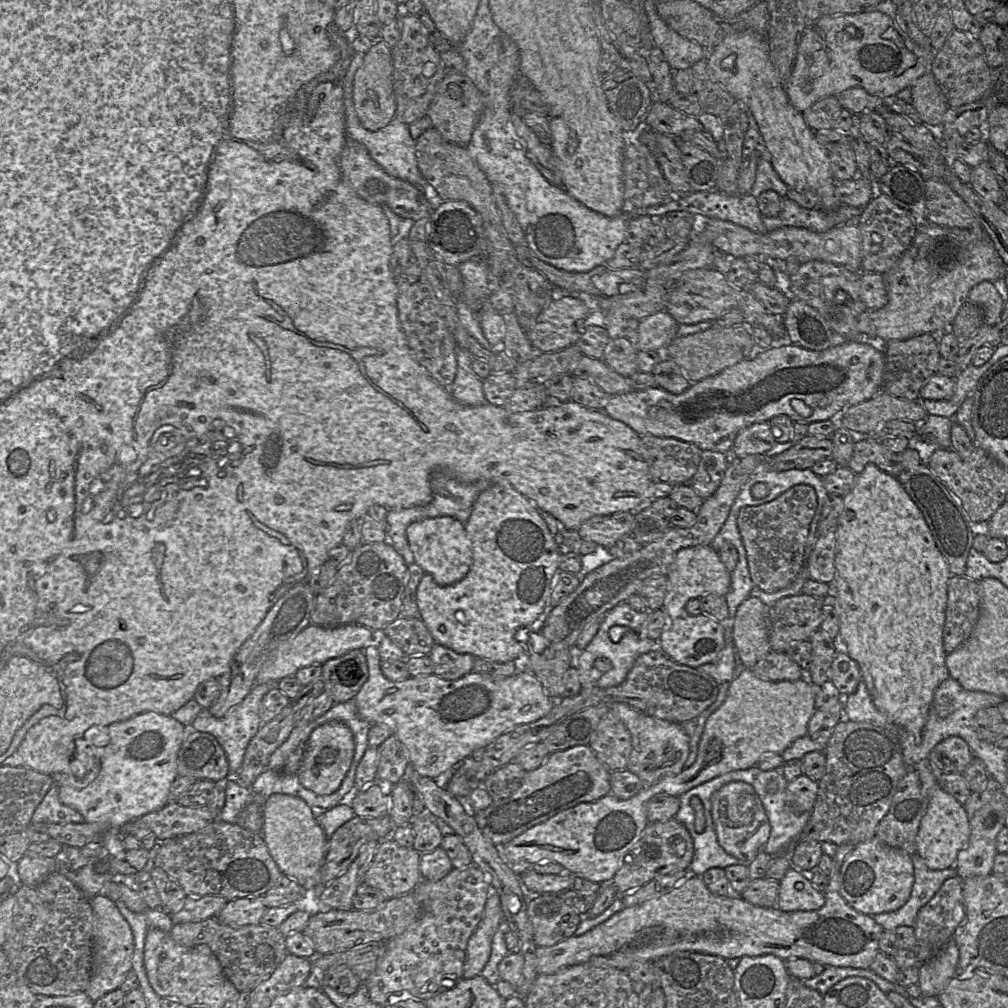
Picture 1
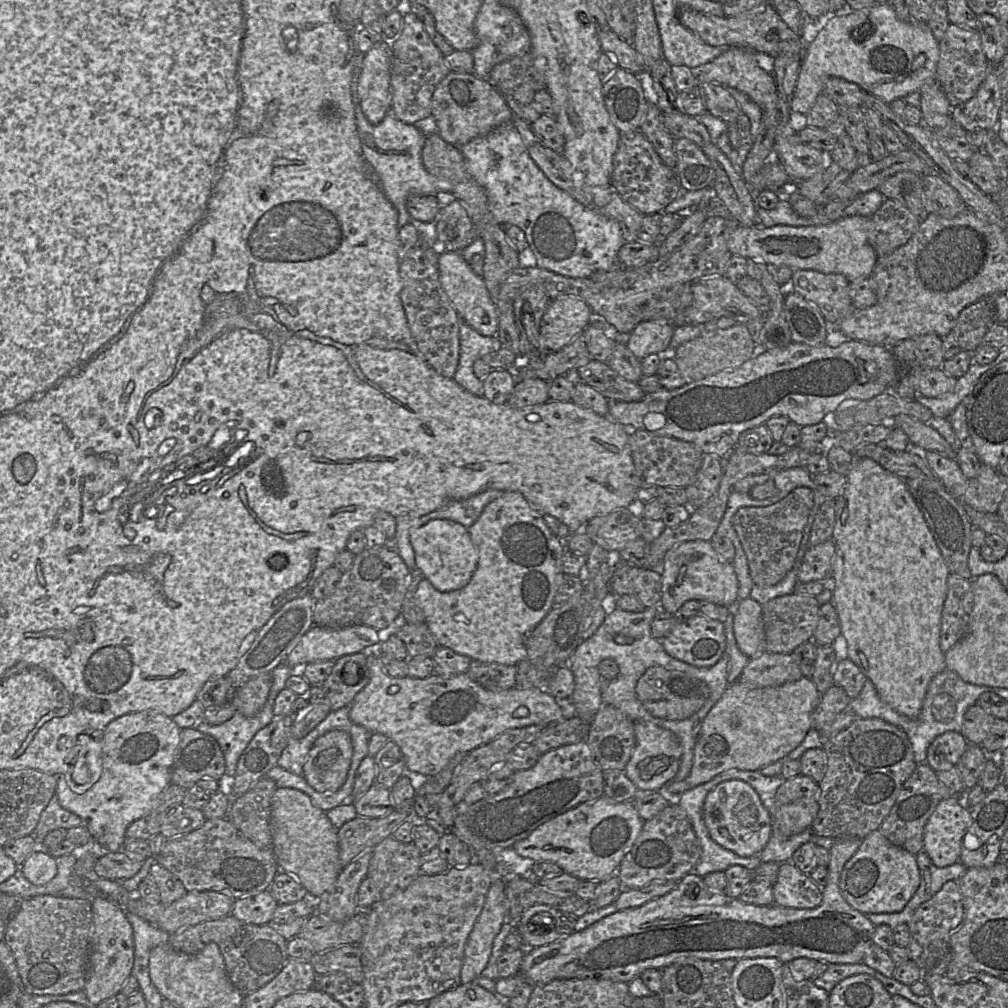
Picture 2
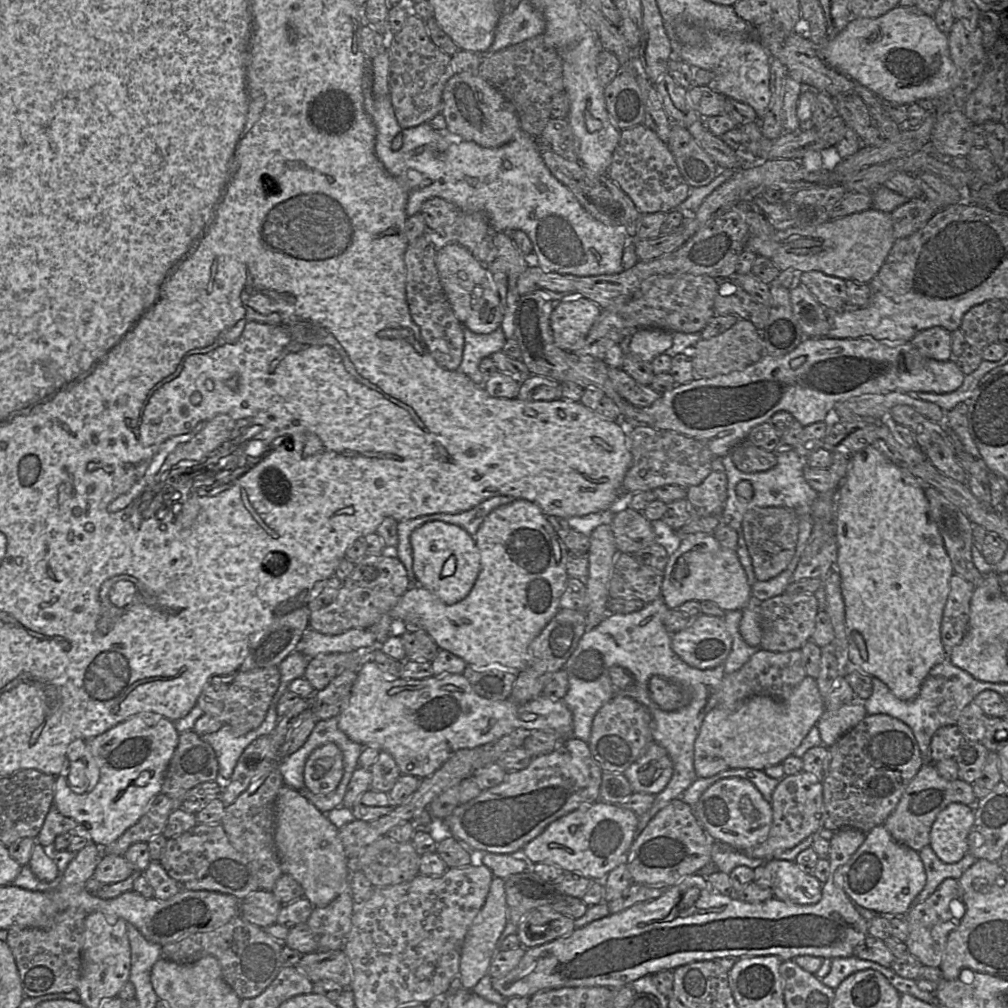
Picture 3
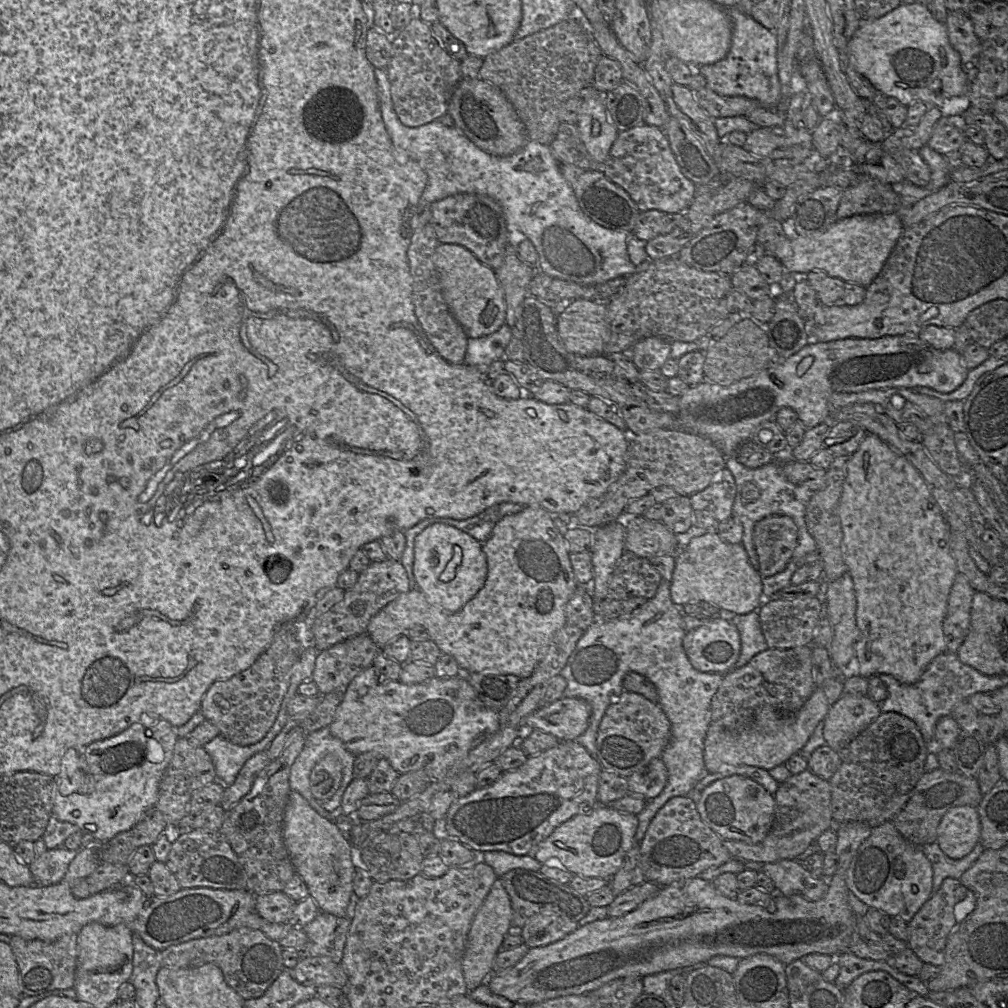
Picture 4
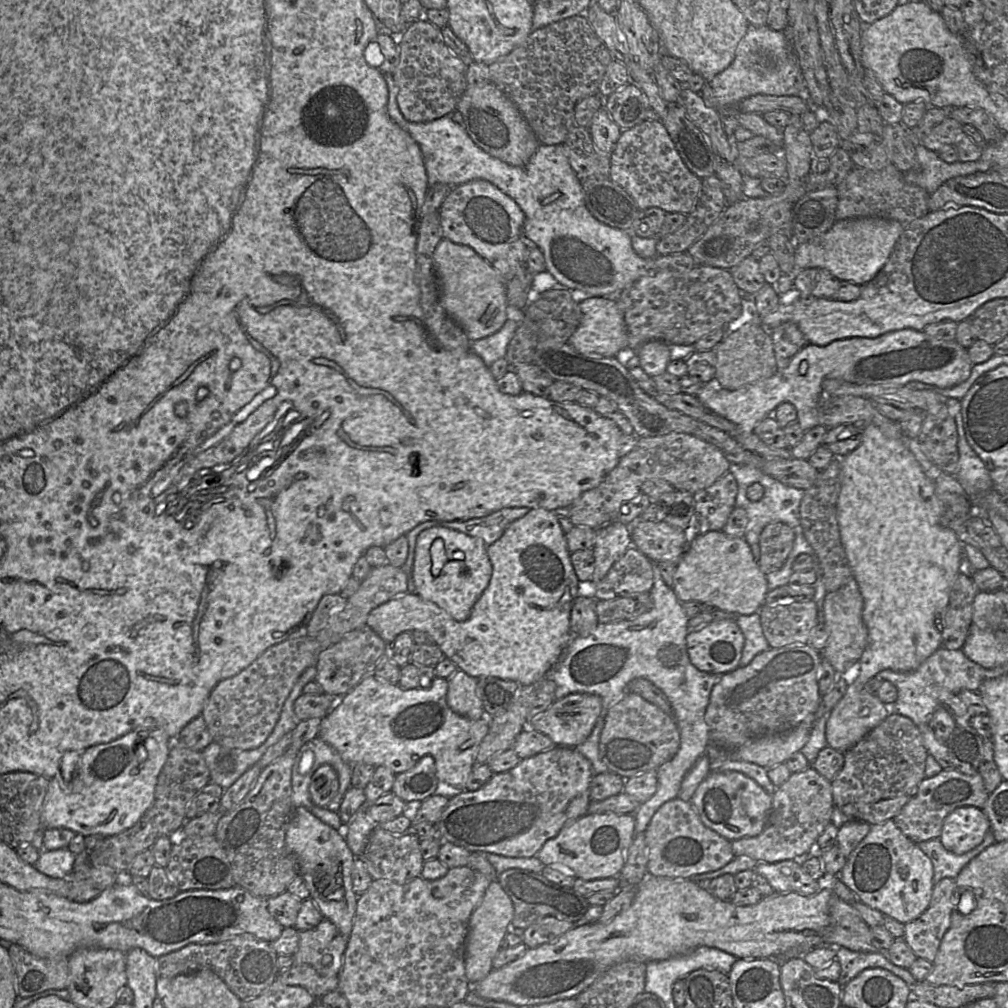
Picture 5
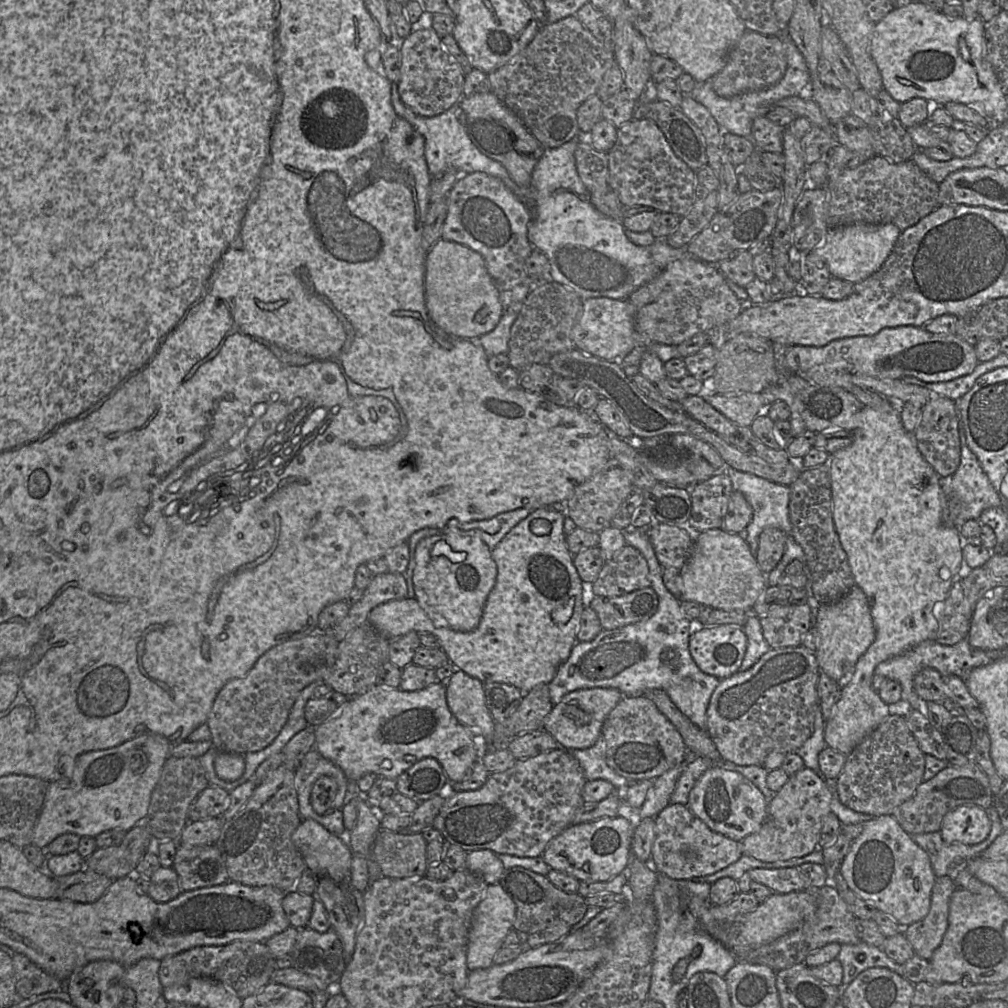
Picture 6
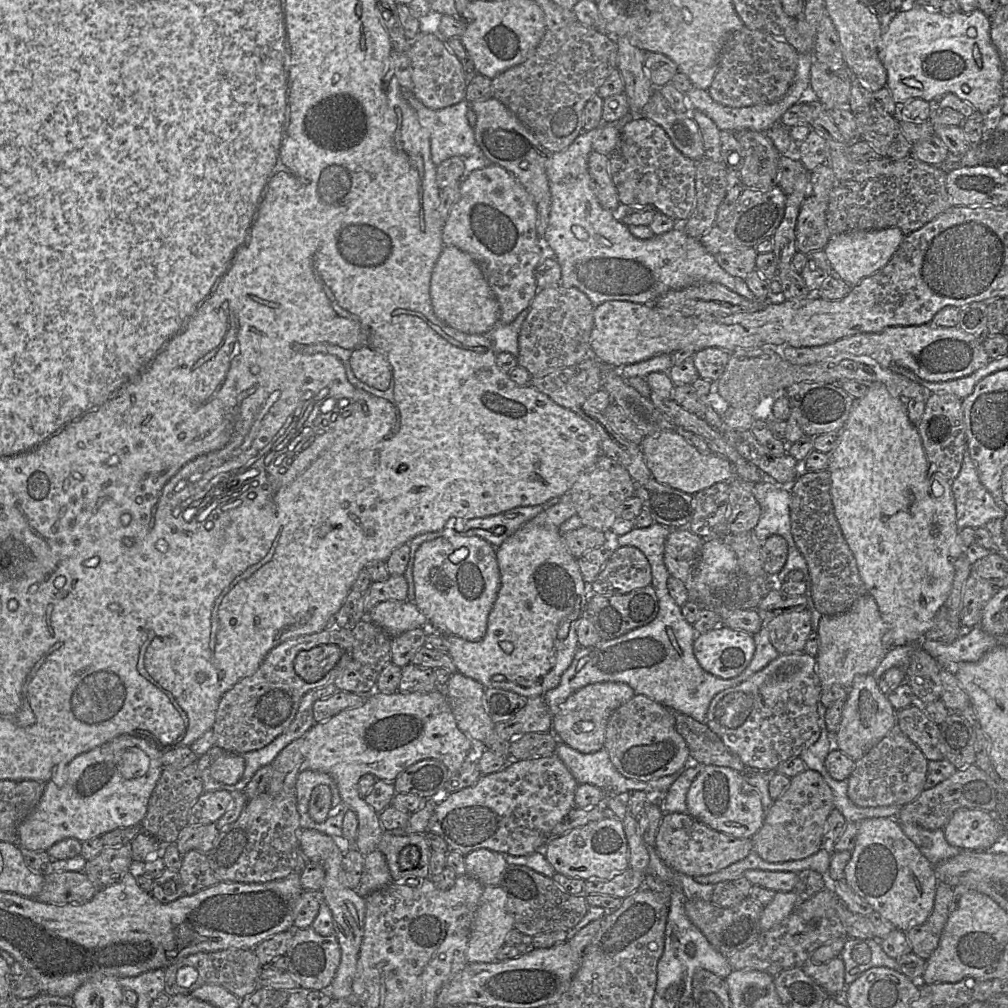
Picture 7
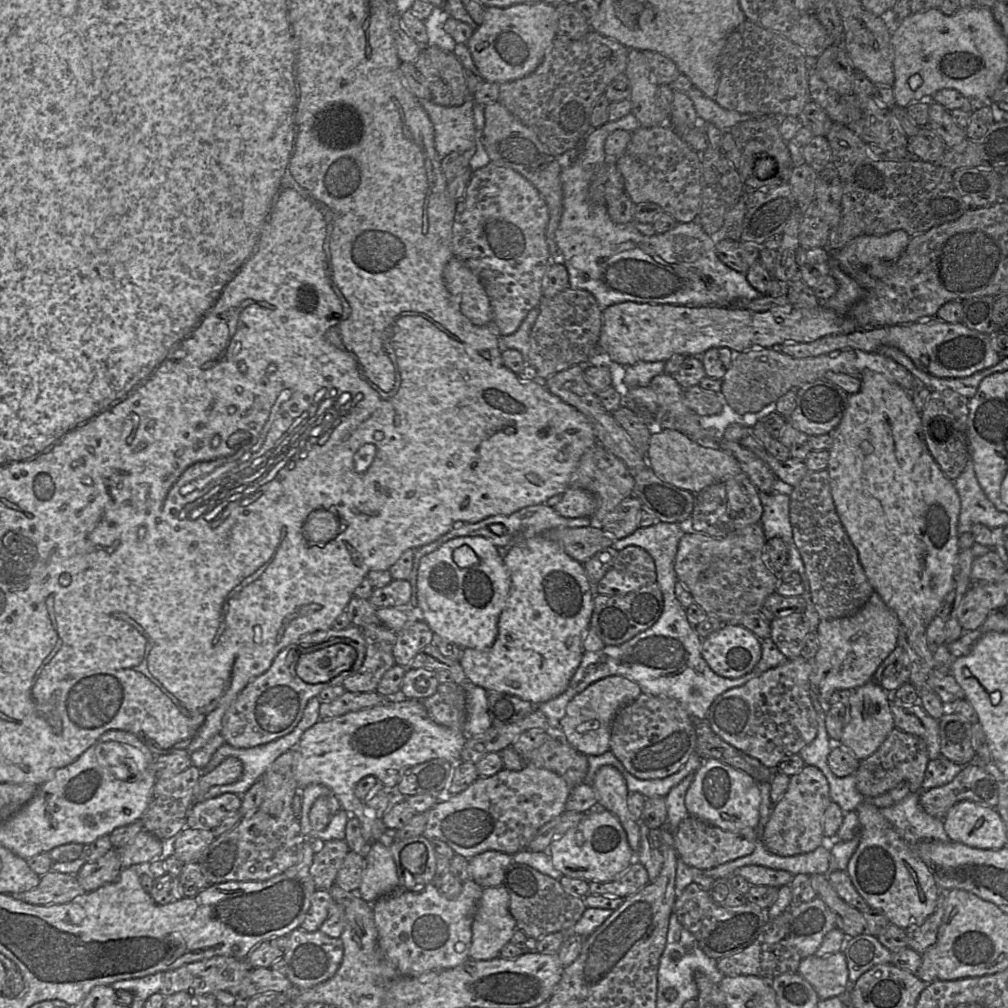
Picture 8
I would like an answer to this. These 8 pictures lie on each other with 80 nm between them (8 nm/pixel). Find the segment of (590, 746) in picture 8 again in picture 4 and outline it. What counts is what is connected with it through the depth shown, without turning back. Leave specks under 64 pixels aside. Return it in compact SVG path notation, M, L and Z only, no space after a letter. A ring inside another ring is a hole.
M562 697L553 703L538 707L534 712L524 718L523 724L533 729L554 735L559 741L576 740L588 727L591 715L591 706L581 698Z

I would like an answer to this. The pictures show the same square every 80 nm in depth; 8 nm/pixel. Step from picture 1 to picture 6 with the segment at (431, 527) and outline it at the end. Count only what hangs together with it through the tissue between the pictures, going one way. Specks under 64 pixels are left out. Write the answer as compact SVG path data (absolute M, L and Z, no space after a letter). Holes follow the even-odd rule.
M439 530L443 534L425 537L417 544L413 571L415 598L434 621L456 631L470 632L475 630L480 623L487 597L496 583L497 565L489 547L476 536L474 531Z

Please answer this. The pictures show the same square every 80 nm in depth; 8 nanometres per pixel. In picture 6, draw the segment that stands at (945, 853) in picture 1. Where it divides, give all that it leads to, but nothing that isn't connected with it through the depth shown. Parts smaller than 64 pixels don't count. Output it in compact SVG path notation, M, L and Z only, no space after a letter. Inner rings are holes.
M962 805L947 813L940 829L946 843L976 845L983 842L991 831L986 810L976 805Z

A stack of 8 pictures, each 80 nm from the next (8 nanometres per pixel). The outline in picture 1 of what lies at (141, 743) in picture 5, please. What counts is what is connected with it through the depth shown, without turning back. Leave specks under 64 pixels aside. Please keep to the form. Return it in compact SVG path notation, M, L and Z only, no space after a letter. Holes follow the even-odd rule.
M154 711L138 714L109 726L93 726L85 733L85 740L77 743L68 768L55 778L60 800L65 805L77 810L84 817L85 822L108 826L101 842L110 856L116 857L126 851L122 844L124 824L159 810L169 803L169 792L178 776L178 753L187 730L182 723L170 715L162 715Z

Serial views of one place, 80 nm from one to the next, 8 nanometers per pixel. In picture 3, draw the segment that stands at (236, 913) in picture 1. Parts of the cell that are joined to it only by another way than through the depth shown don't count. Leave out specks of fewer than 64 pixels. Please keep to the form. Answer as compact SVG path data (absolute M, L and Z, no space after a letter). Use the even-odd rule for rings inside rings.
M258 890L241 900L239 915L264 929L276 923L281 907L272 891Z

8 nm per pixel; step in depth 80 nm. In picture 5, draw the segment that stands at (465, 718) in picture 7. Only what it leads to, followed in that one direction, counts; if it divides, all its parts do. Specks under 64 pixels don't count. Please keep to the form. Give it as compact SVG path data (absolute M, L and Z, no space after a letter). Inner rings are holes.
M457 669L448 679L448 706L460 716L471 720L486 717L482 701L477 696L477 680L464 671Z

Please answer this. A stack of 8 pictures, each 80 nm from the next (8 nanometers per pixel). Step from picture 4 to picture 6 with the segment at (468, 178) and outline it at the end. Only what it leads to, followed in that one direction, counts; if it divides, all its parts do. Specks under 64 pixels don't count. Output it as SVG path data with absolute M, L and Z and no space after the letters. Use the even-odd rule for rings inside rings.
M391 82L391 102L398 116L405 119L418 131L425 139L425 159L428 171L431 176L448 169L454 168L461 175L467 175L474 172L483 172L490 176L500 179L517 197L523 202L525 199L525 190L523 190L509 175L505 167L483 154L470 139L467 129L459 122L456 112L461 109L459 103L454 104L445 112L425 117L414 113L401 100L397 82ZM577 136L557 148L545 149L535 165L530 184L533 208L528 238L532 246L548 258L551 280L576 292L583 301L597 297L627 300L635 290L657 277L669 263L693 256L686 247L673 248L665 239L656 239L650 246L637 246L628 239L621 222L597 211L591 203L590 192L577 172L574 153L579 141Z

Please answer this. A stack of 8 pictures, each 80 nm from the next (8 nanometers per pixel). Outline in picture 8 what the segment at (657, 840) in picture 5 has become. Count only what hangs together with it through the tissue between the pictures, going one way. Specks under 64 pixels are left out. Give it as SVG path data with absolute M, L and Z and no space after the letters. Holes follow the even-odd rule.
M689 815L673 834L673 846L678 857L688 866L709 870L730 861L750 855L757 842L756 828L744 828L737 832L724 831Z

